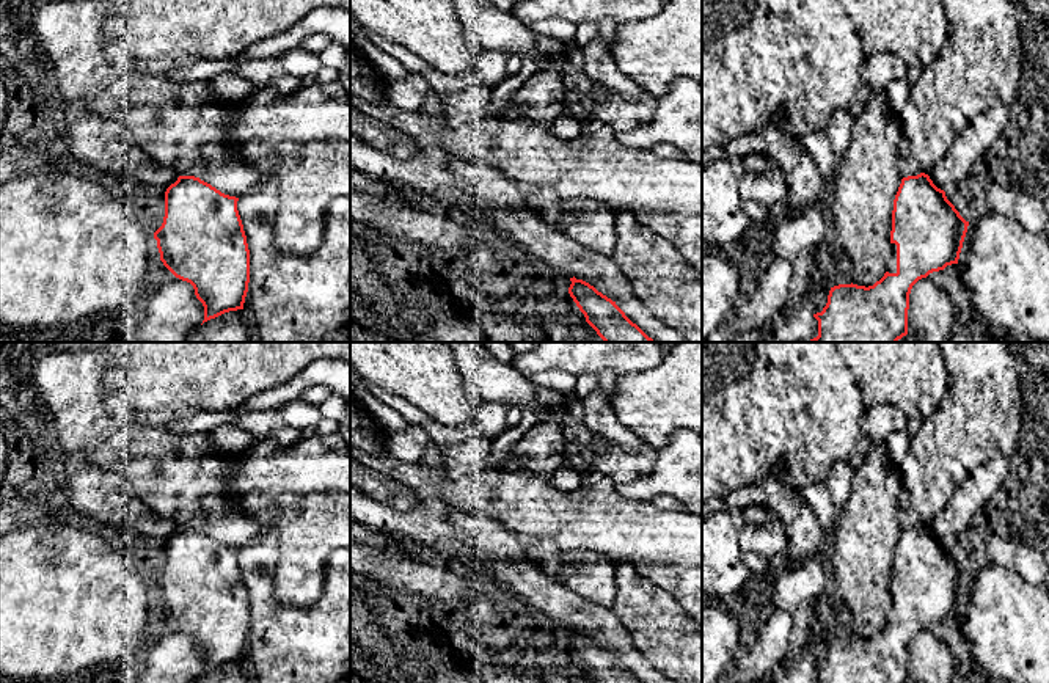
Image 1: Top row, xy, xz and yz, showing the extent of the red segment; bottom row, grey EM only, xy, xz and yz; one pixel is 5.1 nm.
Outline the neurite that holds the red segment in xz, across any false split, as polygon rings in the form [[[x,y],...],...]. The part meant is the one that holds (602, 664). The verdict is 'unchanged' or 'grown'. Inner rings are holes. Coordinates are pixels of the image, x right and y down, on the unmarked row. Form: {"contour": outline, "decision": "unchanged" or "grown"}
{"contour": [[[570,630],[568,645],[595,683],[642,683],[606,647],[583,631]]], "decision": "unchanged"}

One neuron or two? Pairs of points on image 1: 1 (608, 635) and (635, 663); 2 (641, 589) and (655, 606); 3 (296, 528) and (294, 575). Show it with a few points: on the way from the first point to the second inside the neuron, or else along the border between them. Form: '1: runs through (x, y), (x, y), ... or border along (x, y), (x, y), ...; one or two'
1: runs through (614, 641), (630, 657); one
2: runs through (643, 594), (650, 602); one
3: runs through (296, 539), (296, 564); one

